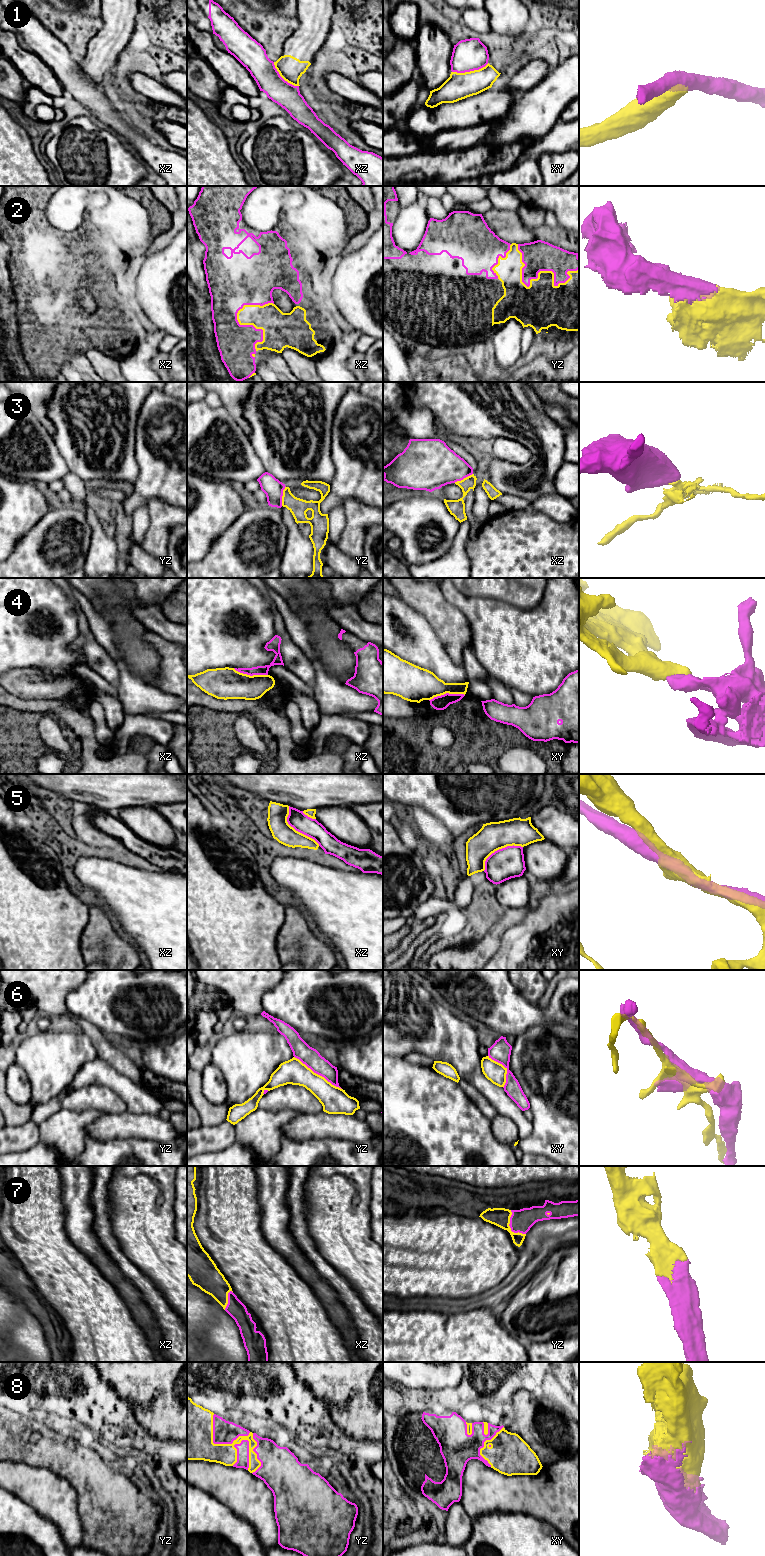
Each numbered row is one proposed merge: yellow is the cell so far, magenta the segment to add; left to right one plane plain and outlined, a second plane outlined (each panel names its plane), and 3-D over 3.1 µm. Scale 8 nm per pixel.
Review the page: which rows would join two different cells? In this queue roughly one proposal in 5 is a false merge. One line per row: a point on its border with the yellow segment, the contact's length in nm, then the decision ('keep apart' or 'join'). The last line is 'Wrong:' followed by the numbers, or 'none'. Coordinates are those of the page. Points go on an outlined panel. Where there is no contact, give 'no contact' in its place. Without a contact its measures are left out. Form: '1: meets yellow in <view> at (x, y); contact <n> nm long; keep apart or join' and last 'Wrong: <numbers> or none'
1: meets yellow in xy at (470, 71); contact 300 nm long; join
2: meets yellow in yz at (538, 274); contact 550 nm long; join
3: meets yellow in yz at (282, 496); contact 160 nm long; keep apart
4: meets yellow in xy at (446, 692); contact 300 nm long; keep apart
5: meets yellow in xz at (294, 829); contact 400 nm long; keep apart
6: meets yellow in yz at (317, 1074); contact 460 nm long; keep apart
7: meets yellow in yz at (509, 1227); contact 240 nm long; join
8: meets yellow in yz at (218, 1444); contact 340 nm long; join
Wrong: 3, 4, 5, 6

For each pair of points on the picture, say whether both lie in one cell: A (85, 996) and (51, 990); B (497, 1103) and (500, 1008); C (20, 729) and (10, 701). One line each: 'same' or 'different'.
A: different
B: different
C: different

